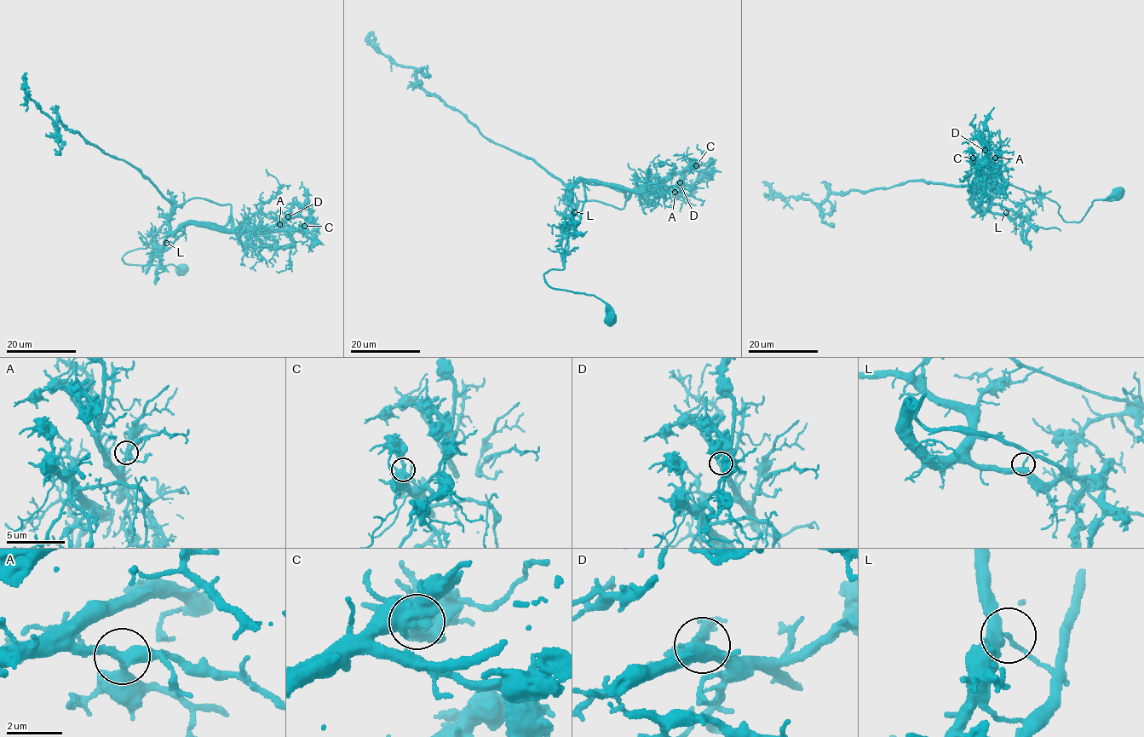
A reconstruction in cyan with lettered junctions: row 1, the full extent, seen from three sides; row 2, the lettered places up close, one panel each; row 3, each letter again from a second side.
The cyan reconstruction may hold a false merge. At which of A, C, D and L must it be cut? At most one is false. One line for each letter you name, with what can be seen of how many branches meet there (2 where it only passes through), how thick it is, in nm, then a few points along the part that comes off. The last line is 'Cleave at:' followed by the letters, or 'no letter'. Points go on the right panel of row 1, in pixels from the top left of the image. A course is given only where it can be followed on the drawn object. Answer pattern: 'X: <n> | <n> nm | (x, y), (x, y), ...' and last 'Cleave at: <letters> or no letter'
L: 3 | 280 nm | (1006, 212), (974, 198), (996, 155), (985, 175), (1056, 202), (1065, 221), (1123, 189)
Cleave at: L

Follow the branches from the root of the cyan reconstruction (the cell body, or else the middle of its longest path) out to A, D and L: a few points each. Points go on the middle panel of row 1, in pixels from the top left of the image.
A: (612, 319), (594, 295), (552, 288), (544, 279), (564, 267), (572, 187), (586, 181), (675, 192)
D: (612, 319), (594, 295), (552, 288), (544, 279), (564, 267), (572, 187), (586, 181), (661, 192), (680, 182)
L: (612, 319), (607, 305), (594, 295), (552, 288), (544, 279), (550, 270), (564, 267), (561, 236), (573, 212)

